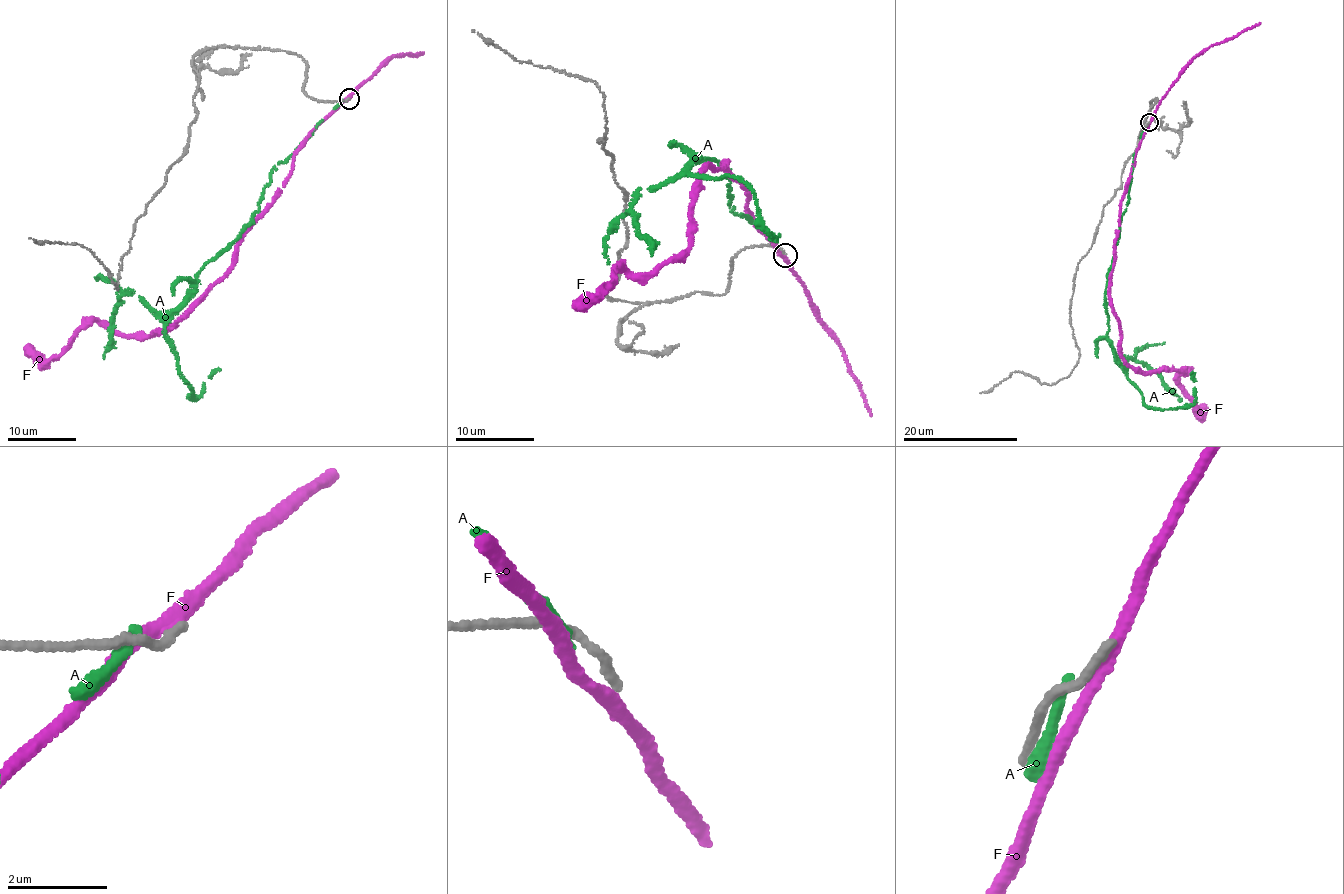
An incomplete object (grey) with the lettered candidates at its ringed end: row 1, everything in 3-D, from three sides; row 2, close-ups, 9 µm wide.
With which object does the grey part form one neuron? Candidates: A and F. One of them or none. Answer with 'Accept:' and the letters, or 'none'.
Accept: none

